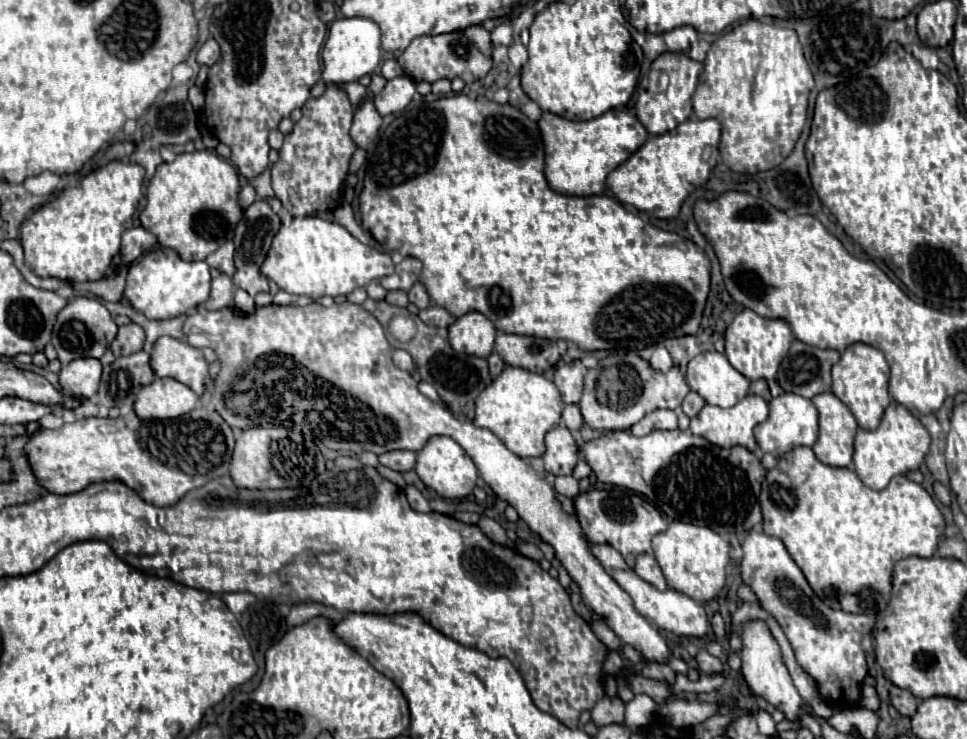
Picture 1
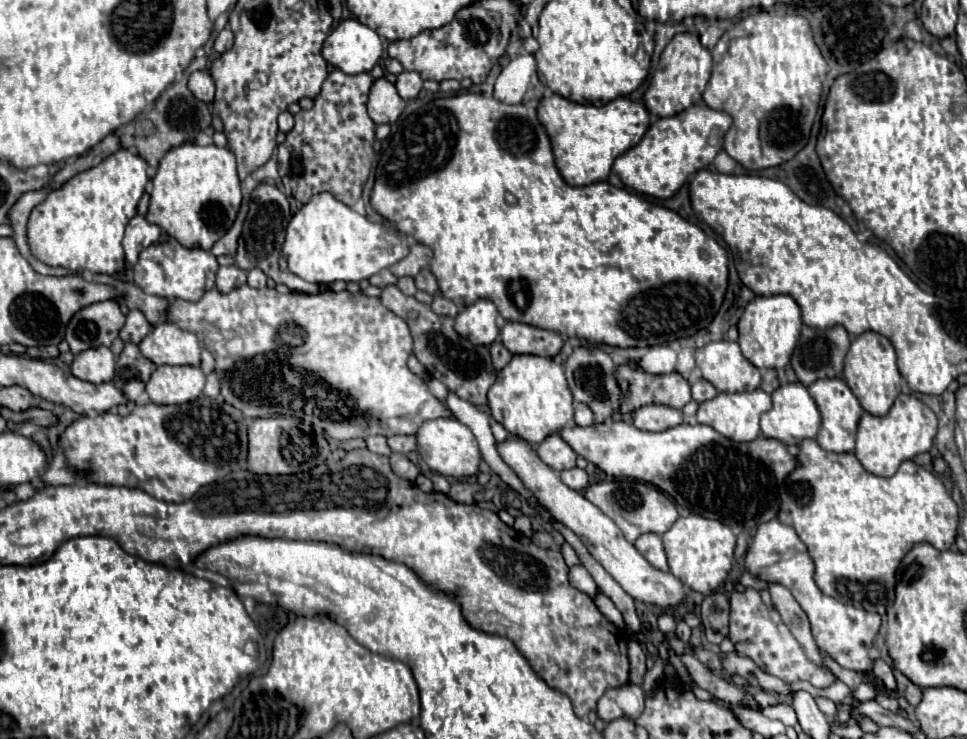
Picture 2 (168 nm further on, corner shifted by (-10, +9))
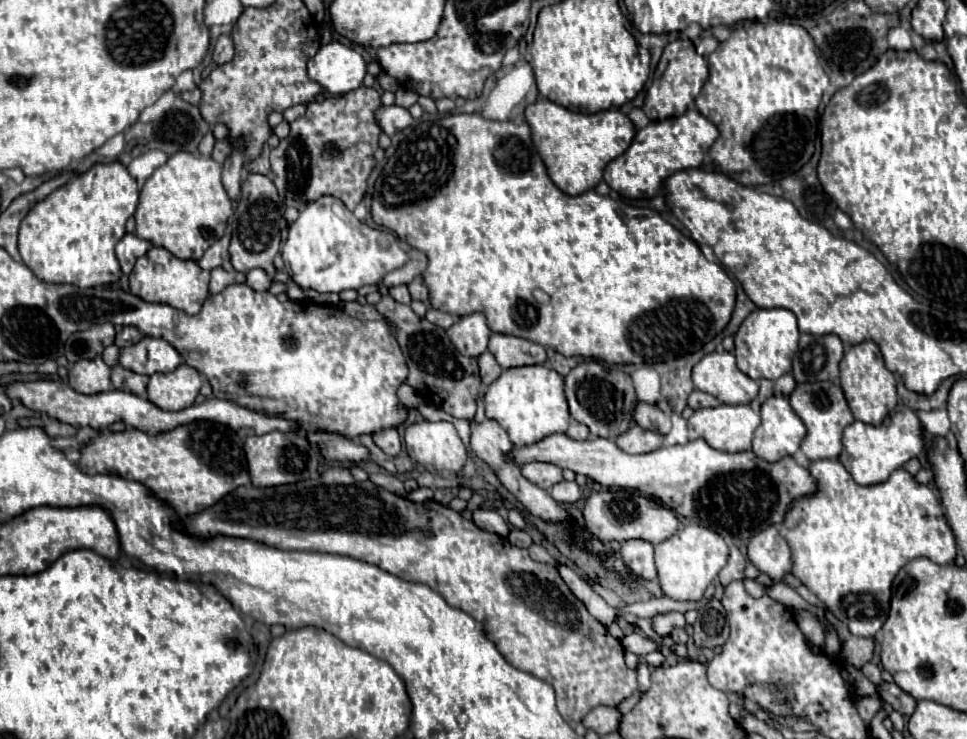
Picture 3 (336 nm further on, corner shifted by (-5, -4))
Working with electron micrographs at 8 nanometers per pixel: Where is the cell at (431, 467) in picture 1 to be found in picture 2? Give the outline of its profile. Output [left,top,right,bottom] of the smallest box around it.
[416,418,480,476]

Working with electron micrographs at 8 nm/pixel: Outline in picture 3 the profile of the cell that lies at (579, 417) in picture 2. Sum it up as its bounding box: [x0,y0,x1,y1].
[567,421,589,441]

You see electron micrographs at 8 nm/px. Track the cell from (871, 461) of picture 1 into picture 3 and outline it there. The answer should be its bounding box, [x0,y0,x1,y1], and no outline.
[839,403,925,485]

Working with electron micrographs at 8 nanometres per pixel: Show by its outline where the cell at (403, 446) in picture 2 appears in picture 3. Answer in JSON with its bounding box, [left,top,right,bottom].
[373,429,401,459]

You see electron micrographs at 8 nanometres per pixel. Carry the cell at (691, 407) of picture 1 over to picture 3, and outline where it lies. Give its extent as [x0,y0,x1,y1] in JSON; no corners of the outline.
[689,389,719,409]

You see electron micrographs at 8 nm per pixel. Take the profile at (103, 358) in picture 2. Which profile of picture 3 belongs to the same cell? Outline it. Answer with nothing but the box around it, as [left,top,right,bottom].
[69,357,113,395]

